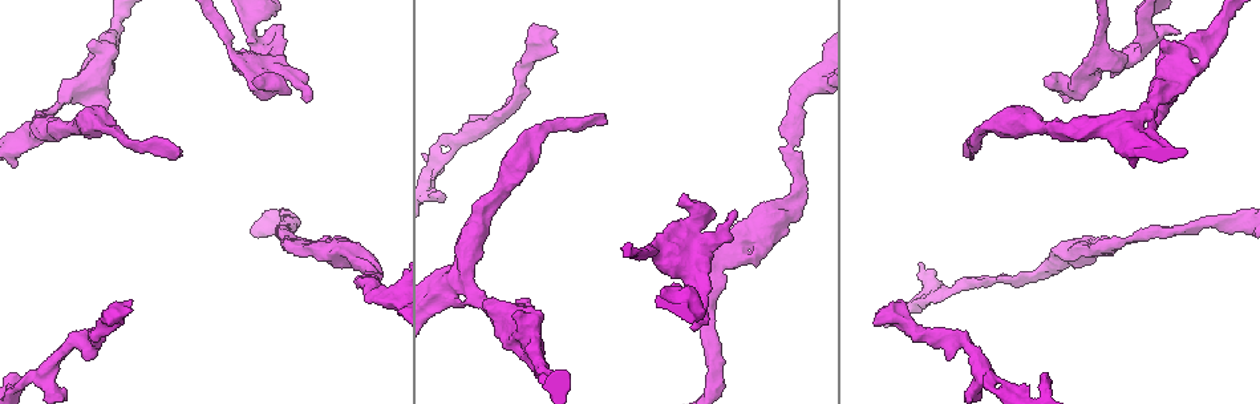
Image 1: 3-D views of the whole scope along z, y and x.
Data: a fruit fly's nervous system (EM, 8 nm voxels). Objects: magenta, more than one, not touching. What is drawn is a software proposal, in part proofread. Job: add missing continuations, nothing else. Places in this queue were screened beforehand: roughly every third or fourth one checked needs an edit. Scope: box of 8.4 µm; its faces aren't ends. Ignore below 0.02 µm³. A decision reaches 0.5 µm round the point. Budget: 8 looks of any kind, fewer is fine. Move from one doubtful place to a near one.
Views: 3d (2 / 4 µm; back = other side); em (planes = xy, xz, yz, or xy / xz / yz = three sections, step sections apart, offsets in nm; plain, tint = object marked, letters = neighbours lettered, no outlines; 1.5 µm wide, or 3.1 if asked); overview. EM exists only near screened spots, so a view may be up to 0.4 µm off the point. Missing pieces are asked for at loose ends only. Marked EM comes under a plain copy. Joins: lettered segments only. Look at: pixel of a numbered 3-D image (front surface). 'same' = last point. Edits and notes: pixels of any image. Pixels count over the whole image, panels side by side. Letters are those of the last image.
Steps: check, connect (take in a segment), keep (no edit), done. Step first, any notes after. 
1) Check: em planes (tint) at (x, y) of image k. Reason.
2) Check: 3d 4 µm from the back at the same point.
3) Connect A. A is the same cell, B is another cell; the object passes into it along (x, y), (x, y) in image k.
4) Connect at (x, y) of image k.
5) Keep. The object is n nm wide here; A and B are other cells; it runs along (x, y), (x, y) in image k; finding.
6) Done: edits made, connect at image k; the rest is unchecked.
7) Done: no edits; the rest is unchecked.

Check: 3d 4 µm at (681, 197) of image 1.

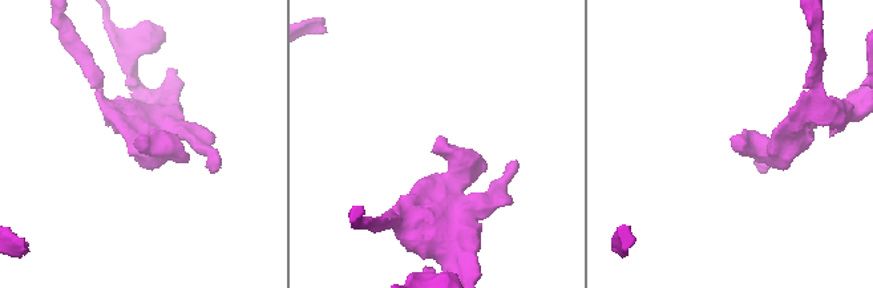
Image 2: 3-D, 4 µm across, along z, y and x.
Check: em planes (letters) at (437, 138) of image 2. Need the tissue.

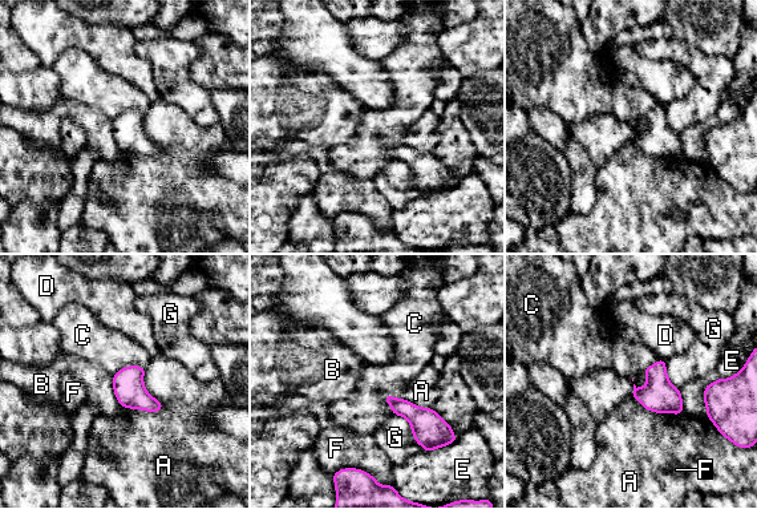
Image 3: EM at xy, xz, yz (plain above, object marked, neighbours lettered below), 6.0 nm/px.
Keep. A, B, C, D, E, F and G are other cells; a border runs along (112, 376), (112, 390), (121, 406) in image 3; none of them fits.

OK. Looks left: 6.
Check: 3d 4 µm at (515, 300) of image 1. An open end.

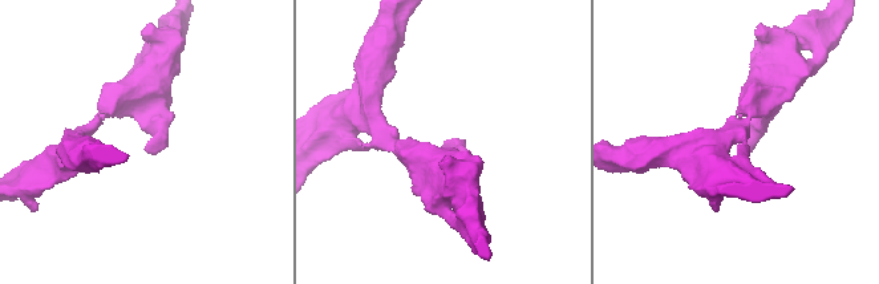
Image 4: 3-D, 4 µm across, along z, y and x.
Check: em planes (letters) at (149, 150) of image 4.

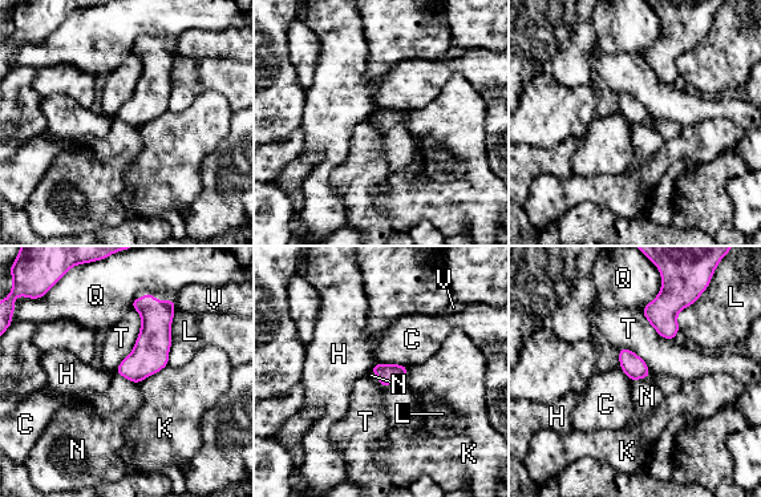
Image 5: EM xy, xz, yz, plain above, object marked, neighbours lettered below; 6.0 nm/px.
Keep. C, H, K, L, N, Q, T and V are other cells; no lettered segment goes on from it.

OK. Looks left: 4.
Check: 3d 2 µm from the back at (1136, 165) of image 1. Branch stops here.

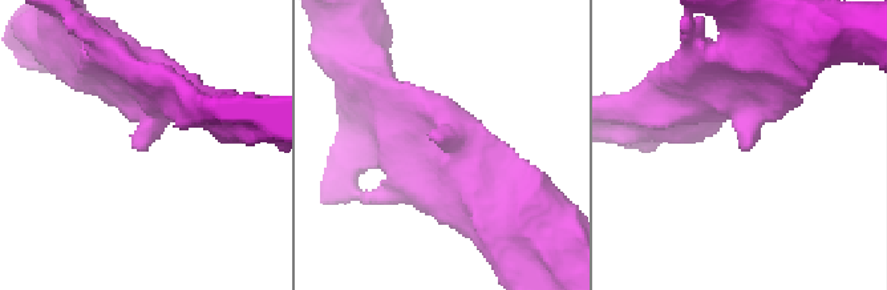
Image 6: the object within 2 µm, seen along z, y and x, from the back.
Check: em planes (letters) at (142, 150) of image 6.

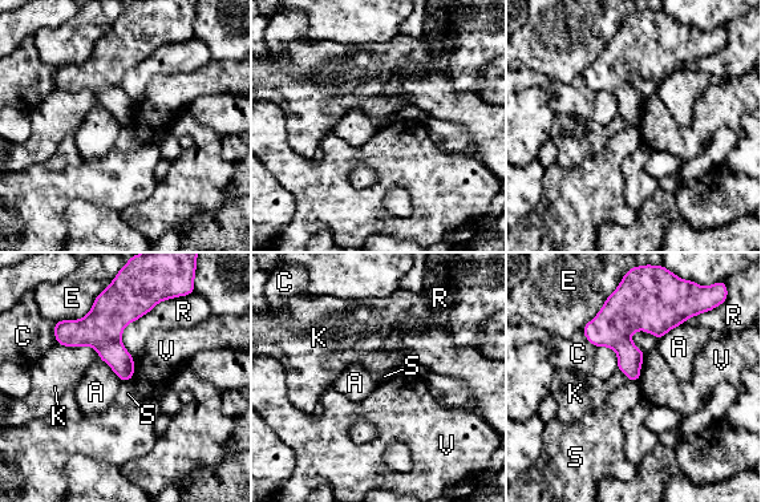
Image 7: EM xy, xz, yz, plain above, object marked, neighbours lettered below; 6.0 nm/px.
Keep. A, C, E, K, R, S and V are other cells; a border runs along (130, 379), (121, 381) in image 7; none of them fits.

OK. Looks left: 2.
Done: no edits; the rest is unchecked.

